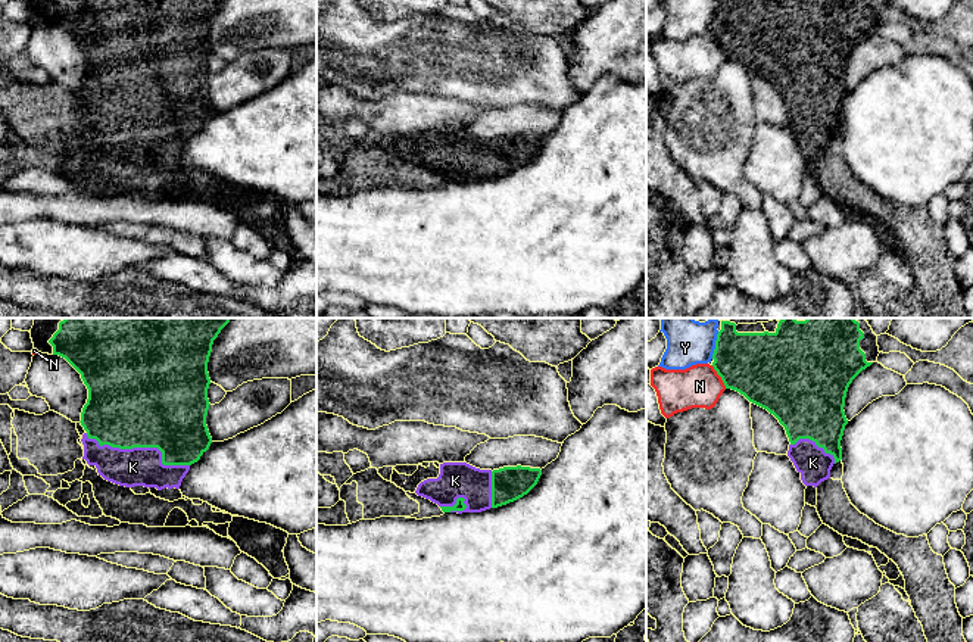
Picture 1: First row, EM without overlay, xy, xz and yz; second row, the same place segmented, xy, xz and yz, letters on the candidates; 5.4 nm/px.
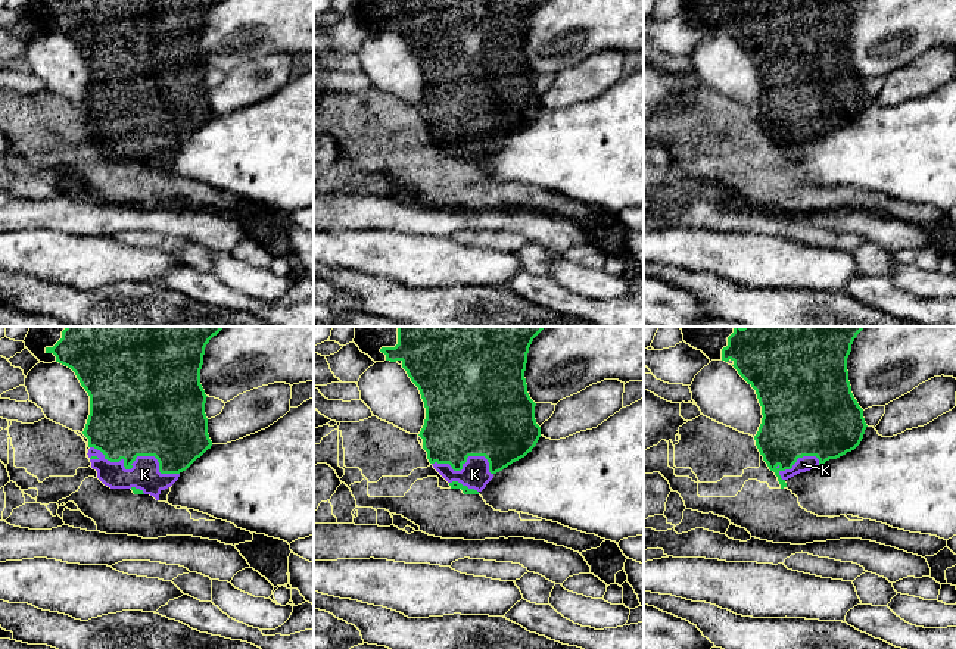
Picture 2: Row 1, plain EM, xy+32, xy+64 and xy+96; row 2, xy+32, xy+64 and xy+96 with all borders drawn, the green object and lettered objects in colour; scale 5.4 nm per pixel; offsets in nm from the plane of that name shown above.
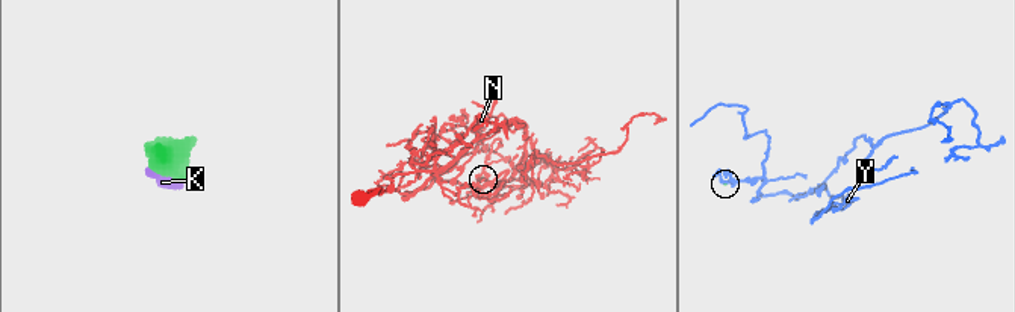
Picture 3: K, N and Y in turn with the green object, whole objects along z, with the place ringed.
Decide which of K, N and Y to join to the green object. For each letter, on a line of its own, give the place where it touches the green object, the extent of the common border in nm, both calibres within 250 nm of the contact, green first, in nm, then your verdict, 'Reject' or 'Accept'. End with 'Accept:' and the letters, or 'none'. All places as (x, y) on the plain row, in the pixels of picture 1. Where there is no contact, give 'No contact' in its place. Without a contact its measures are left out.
K: Touches green at xy (142, 117). Shared border 600 nm. Thickness 500 nm (green) against 200 nm. Accept
N: Touches green at yz (720, 46). Shared border 150 nm. Thickness 380 nm (green) against 240 nm. Reject
Y: Touches green at yz (716, 15). Shared border 160 nm. Thickness 360 nm (green) against 200 nm. Reject
Accept: K

